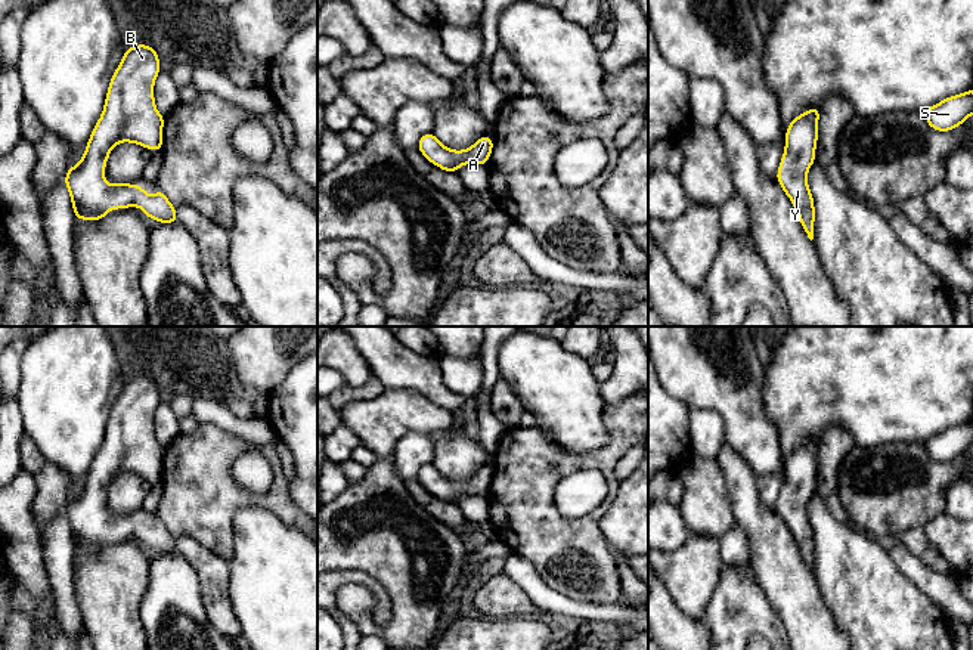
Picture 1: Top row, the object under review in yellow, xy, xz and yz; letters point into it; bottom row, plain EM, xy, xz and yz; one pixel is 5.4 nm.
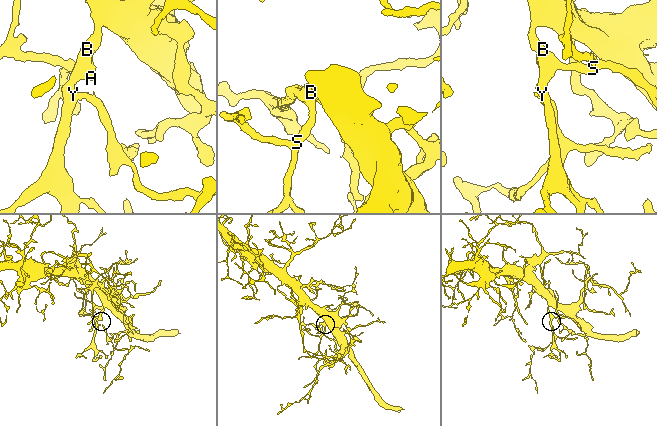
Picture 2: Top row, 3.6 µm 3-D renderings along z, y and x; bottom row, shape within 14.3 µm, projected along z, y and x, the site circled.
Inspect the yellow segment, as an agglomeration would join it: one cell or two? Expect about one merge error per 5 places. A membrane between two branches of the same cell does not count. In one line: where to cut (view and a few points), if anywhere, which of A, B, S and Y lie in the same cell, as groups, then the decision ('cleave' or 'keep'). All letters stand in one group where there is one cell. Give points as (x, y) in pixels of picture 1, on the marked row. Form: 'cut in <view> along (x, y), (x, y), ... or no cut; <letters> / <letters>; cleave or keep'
no cut; A B S Y; keep

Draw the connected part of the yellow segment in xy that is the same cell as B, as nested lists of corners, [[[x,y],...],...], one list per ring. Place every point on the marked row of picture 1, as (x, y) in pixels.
[[[136,44],[124,50],[86,152],[75,167],[68,168],[63,180],[75,219],[94,222],[112,208],[130,205],[139,207],[142,214],[155,222],[177,223],[176,207],[161,189],[149,196],[139,185],[105,182],[105,164],[115,145],[131,142],[152,151],[162,149],[165,118],[157,111],[154,99],[159,71],[158,53],[151,46]]]

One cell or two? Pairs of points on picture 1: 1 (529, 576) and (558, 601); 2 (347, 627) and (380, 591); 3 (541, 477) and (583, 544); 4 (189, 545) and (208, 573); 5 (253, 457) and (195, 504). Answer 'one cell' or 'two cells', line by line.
1: one cell
2: one cell
3: one cell
4: one cell
5: two cells

